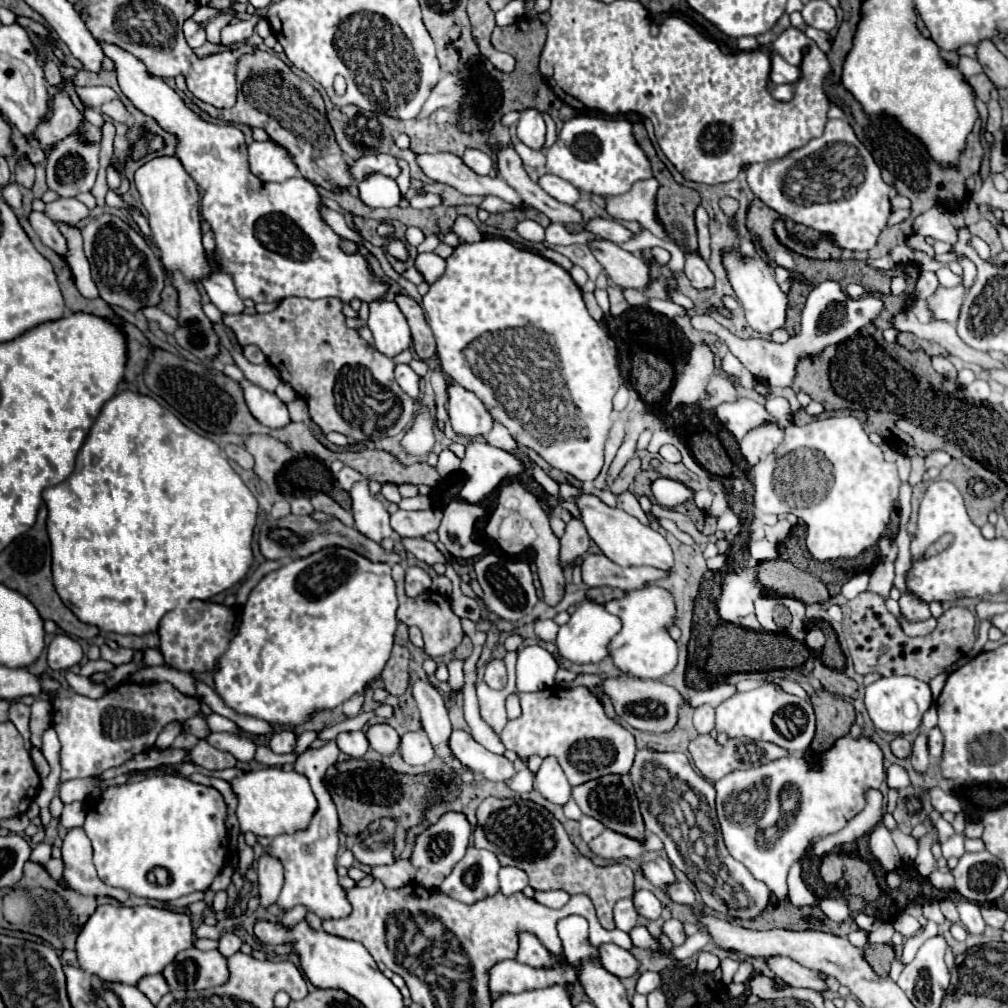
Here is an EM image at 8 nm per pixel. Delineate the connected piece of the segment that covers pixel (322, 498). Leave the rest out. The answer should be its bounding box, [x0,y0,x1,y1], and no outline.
[312,493,354,527]

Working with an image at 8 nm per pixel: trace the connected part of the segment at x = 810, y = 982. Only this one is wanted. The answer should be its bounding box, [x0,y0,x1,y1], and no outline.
[766,955,828,993]

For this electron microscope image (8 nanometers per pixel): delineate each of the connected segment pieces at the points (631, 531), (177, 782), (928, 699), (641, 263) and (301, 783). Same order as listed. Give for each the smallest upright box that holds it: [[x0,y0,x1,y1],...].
[[576,493,674,569],[82,775,228,901],[864,677,932,735],[588,239,650,291],[230,767,316,839]]

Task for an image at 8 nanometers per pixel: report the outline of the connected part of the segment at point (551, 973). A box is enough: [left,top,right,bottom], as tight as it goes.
[488,961,576,995]

